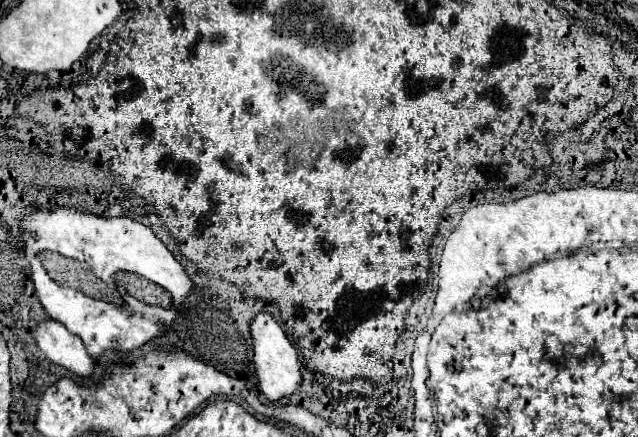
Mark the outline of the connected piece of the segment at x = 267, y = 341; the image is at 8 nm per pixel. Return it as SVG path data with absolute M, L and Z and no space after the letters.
M258 313L256 319L250 323L250 333L254 339L254 363L260 381L260 391L268 397L268 401L282 401L290 395L300 393L302 371L300 371L298 353L294 345L288 341L282 327L272 319L272 315Z

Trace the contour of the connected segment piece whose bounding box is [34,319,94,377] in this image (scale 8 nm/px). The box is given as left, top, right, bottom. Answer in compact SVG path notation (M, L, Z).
M50 319L34 329L34 339L42 353L54 363L76 377L90 377L94 371L94 359L86 353L82 339L72 335L62 323Z

